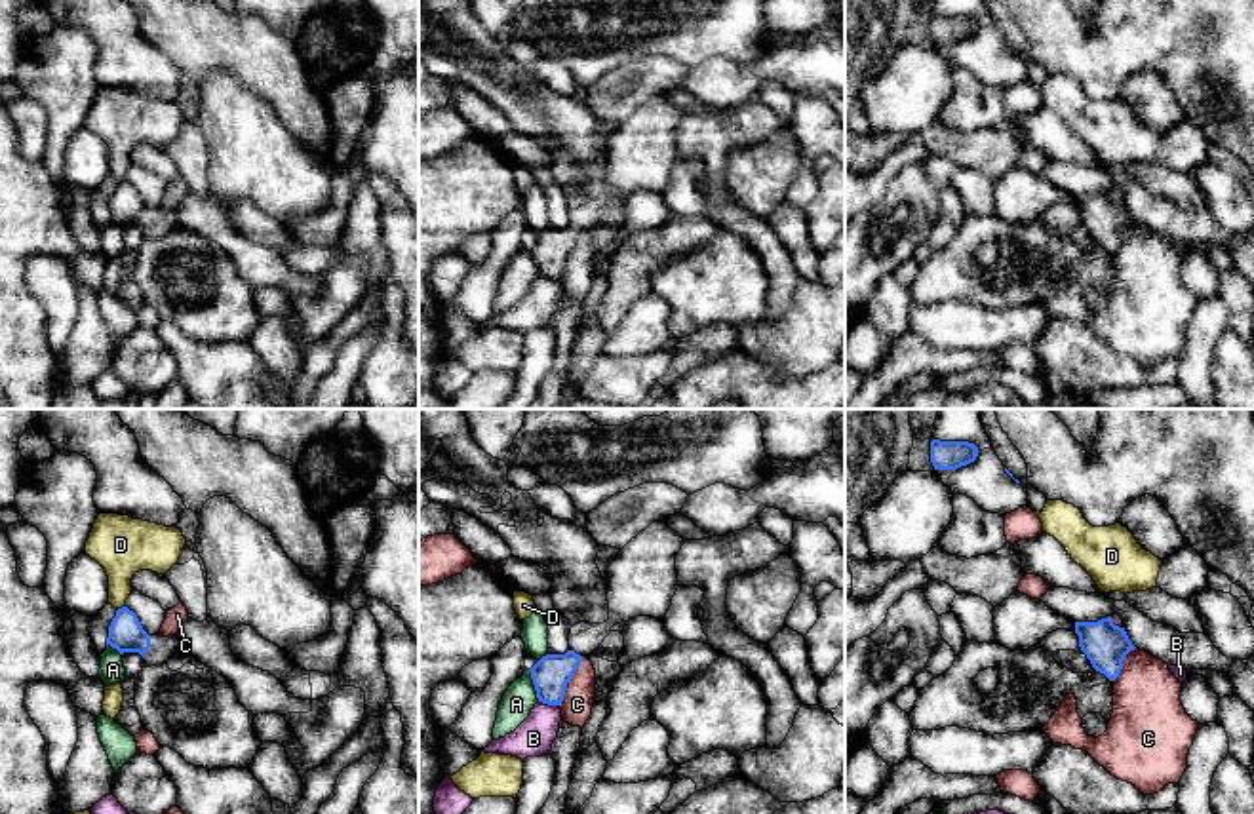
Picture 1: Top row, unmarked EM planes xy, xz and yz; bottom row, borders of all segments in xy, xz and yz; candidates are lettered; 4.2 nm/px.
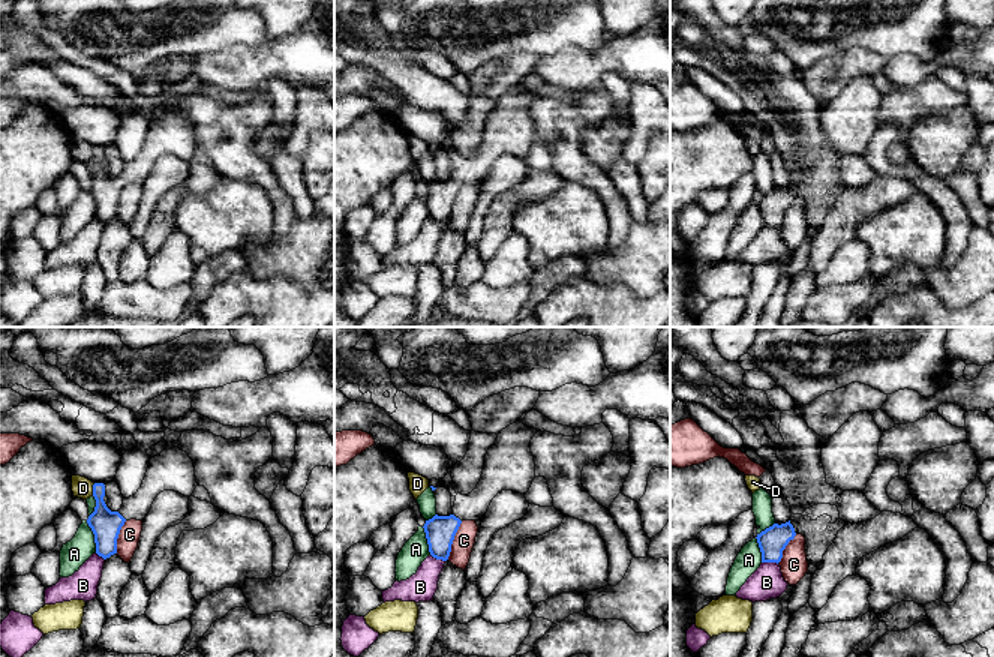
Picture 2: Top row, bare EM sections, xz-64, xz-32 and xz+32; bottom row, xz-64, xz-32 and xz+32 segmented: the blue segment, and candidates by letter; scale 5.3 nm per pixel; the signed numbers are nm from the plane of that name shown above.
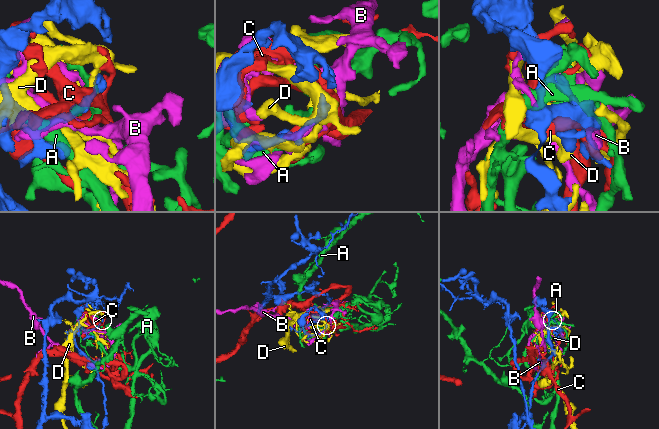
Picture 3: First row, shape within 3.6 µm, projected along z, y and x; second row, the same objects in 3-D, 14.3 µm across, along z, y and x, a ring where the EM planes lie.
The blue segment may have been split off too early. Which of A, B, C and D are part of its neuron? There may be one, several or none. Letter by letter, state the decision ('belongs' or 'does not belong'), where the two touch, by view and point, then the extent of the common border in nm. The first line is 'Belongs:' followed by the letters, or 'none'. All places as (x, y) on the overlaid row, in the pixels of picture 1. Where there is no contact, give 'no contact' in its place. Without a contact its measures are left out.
Belongs: none
A: does not belong; meets blue in xz at (533, 683); contact 140 nm long
B: does not belong; meets blue in xz at (548, 704); contact 90 nm long
C: does not belong; meets blue in xz at (569, 679); contact 240 nm long
D: does not belong; meets blue in xy at (122, 607); contact 40 nm long

